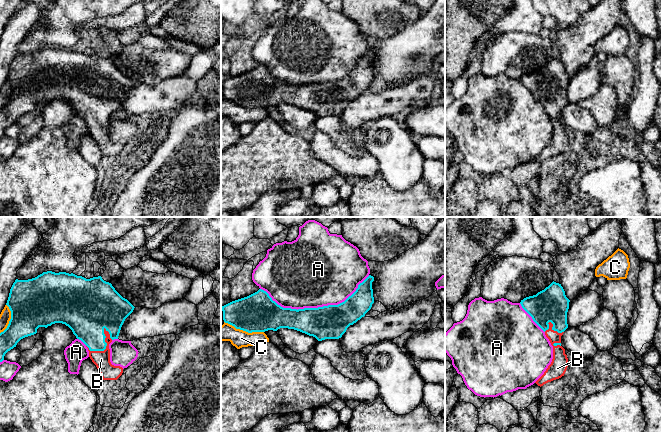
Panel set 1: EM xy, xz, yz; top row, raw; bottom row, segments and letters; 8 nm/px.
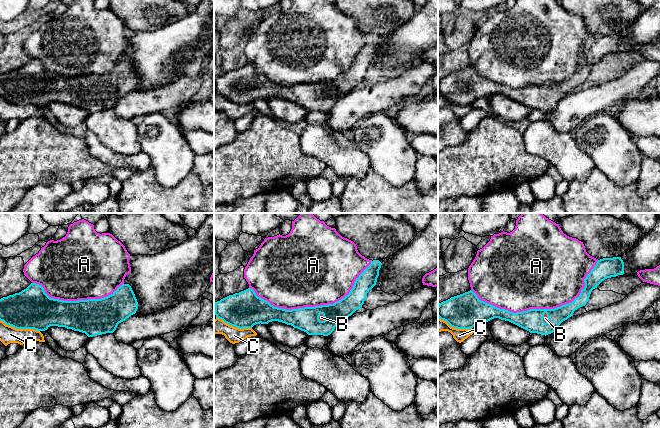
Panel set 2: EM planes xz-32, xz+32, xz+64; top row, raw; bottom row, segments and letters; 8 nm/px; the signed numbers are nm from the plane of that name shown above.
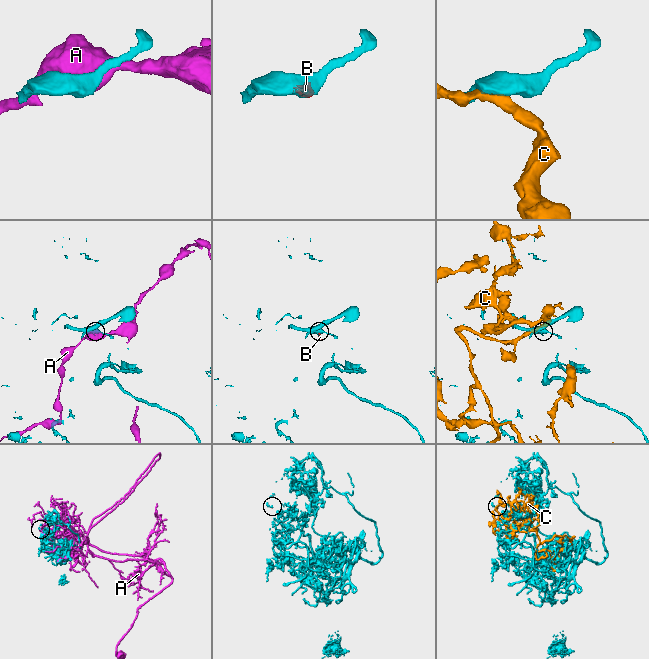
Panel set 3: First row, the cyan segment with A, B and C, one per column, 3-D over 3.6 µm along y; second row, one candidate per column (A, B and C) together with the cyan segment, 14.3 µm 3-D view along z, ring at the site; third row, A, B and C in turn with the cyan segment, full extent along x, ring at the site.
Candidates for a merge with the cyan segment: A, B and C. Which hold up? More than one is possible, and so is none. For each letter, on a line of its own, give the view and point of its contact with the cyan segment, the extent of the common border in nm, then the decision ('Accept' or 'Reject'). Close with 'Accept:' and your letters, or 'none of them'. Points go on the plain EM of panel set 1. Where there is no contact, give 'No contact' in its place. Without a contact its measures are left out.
A: Touches cyan at xz (315, 84). Shared border 900 nm. Reject
B: Touches cyan at xy (105, 123). Shared border 240 nm. Accept
C: Touches cyan at xz (244, 106). Shared border 340 nm. Reject
Accept: B

